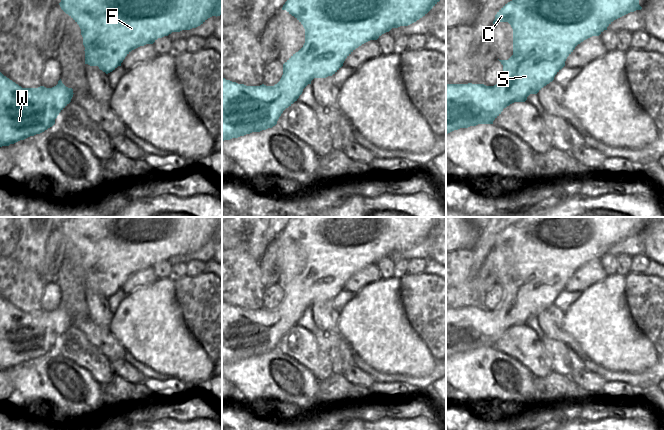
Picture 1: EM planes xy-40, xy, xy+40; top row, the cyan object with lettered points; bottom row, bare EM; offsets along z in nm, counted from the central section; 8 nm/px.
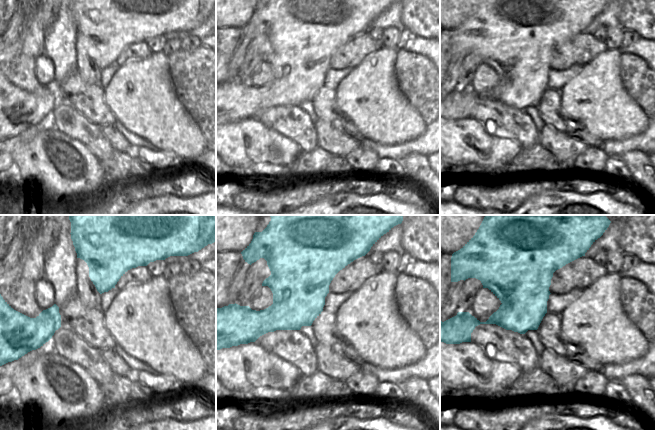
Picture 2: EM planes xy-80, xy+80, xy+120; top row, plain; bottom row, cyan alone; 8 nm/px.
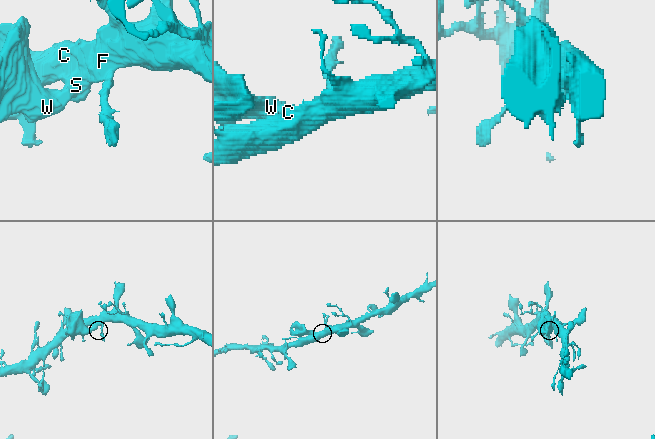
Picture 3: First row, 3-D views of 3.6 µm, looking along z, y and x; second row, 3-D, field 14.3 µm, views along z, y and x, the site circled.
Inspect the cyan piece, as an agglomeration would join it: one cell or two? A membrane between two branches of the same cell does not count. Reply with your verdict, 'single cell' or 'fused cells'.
fused cells

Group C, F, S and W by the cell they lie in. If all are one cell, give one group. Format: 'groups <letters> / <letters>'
groups C F S / W

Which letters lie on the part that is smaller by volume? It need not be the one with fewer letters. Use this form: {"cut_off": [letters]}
{"cut_off": ["W"]}

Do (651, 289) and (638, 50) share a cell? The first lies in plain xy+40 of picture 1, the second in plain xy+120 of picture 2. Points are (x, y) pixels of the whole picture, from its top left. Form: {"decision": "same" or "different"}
{"decision": "different"}

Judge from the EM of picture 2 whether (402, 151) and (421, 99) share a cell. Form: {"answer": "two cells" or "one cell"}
{"answer": "two cells"}

